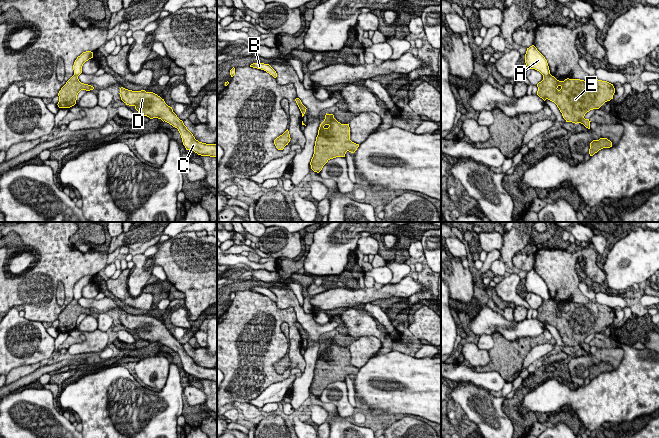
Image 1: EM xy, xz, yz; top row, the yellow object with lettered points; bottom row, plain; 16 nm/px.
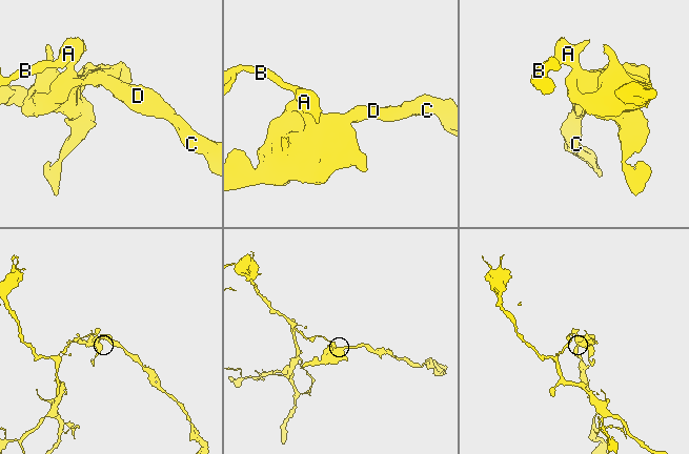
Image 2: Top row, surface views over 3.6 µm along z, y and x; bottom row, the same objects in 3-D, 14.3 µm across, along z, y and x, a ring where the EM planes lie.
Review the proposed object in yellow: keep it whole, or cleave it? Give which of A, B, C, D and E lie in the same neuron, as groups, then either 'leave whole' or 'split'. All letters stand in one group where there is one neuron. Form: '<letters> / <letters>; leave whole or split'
A B / C D E; split

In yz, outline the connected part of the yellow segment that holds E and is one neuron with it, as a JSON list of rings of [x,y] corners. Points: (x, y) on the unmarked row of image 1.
[[[552,299],[543,300],[543,304],[537,308],[537,311],[537,319],[544,325],[548,323],[554,326],[566,346],[581,347],[588,353],[590,353],[591,345],[584,342],[585,338],[590,334],[599,333],[605,326],[613,323],[615,317],[613,308],[594,301],[585,305],[569,302],[559,305]]]

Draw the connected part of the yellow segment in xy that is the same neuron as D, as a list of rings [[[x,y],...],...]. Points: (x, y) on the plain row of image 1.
[[[120,312],[121,324],[129,330],[134,330],[139,338],[150,343],[158,342],[177,352],[183,369],[186,374],[194,375],[201,380],[217,382],[217,368],[206,368],[195,363],[193,358],[187,353],[183,345],[173,336],[172,331],[168,330],[164,323],[153,316],[132,315]]]

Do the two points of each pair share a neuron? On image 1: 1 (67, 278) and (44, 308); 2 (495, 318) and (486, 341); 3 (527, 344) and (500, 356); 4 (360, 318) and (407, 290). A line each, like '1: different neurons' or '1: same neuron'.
1: same neuron
2: different neurons
3: same neuron
4: different neurons

